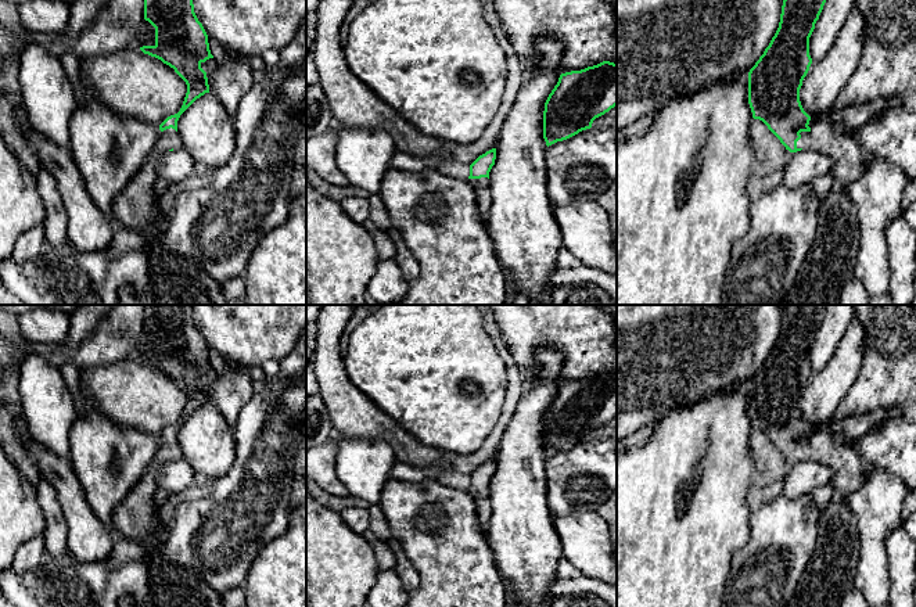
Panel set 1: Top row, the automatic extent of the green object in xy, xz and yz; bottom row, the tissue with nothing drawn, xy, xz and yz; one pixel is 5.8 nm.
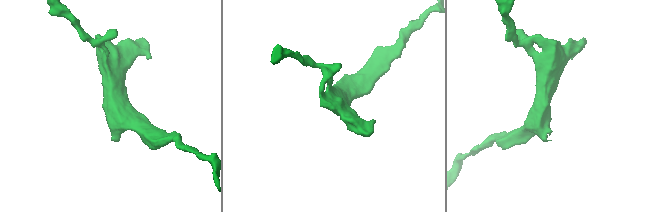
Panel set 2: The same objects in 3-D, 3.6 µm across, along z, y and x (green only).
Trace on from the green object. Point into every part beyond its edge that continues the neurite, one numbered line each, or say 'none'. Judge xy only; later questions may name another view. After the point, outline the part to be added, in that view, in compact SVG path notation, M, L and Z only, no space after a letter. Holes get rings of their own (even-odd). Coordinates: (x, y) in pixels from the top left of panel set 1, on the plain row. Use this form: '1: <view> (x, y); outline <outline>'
1: xy (136, 518); outline M166 439L146 473L112 511L115 536L136 542L147 549L150 585L141 603L123 597L119 607L224 607L223 595L188 567L168 563L161 552L158 531L159 504L154 502L157 474L169 460L180 457L179 442Z

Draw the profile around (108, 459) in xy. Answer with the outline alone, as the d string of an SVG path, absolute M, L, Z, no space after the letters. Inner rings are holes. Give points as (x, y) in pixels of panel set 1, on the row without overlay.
M94 407L72 425L69 460L97 518L112 529L112 511L157 455L159 435L116 424Z

